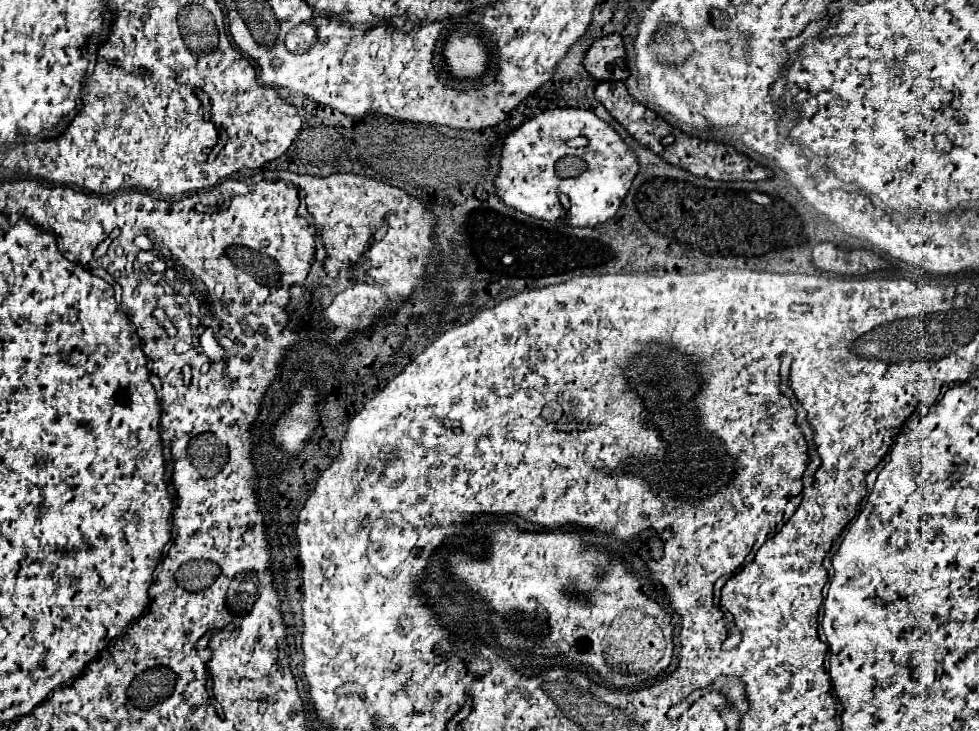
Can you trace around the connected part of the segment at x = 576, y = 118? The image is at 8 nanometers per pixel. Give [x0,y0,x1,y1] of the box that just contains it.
[496,108,638,226]

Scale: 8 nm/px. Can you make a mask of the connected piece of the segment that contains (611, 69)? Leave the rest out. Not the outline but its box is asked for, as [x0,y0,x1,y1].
[584,34,628,82]

